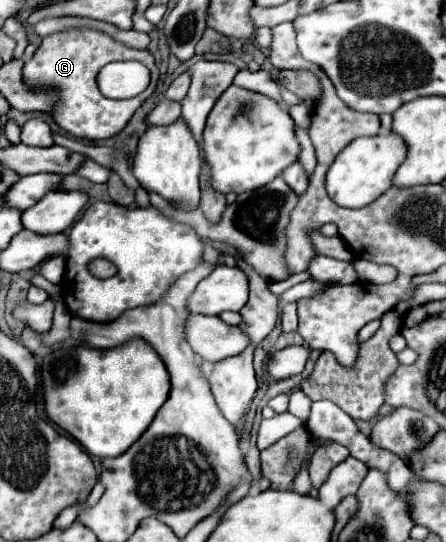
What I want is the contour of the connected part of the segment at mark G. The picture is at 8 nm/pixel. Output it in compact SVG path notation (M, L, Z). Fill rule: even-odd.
M68 29L62 33L54 33L42 39L40 47L32 55L30 61L24 63L22 69L22 79L26 87L52 87L54 93L58 95L58 101L54 105L52 119L56 121L58 127L62 127L66 133L78 137L78 139L108 139L118 135L130 117L136 113L136 109L154 93L156 83L158 83L158 67L154 63L154 57L144 49L132 49L126 45L116 43L112 37L92 31L92 29ZM134 59L144 63L152 71L152 81L148 89L134 97L134 99L114 100L106 99L98 85L96 85L96 75L98 71L110 63L110 61L126 61Z

